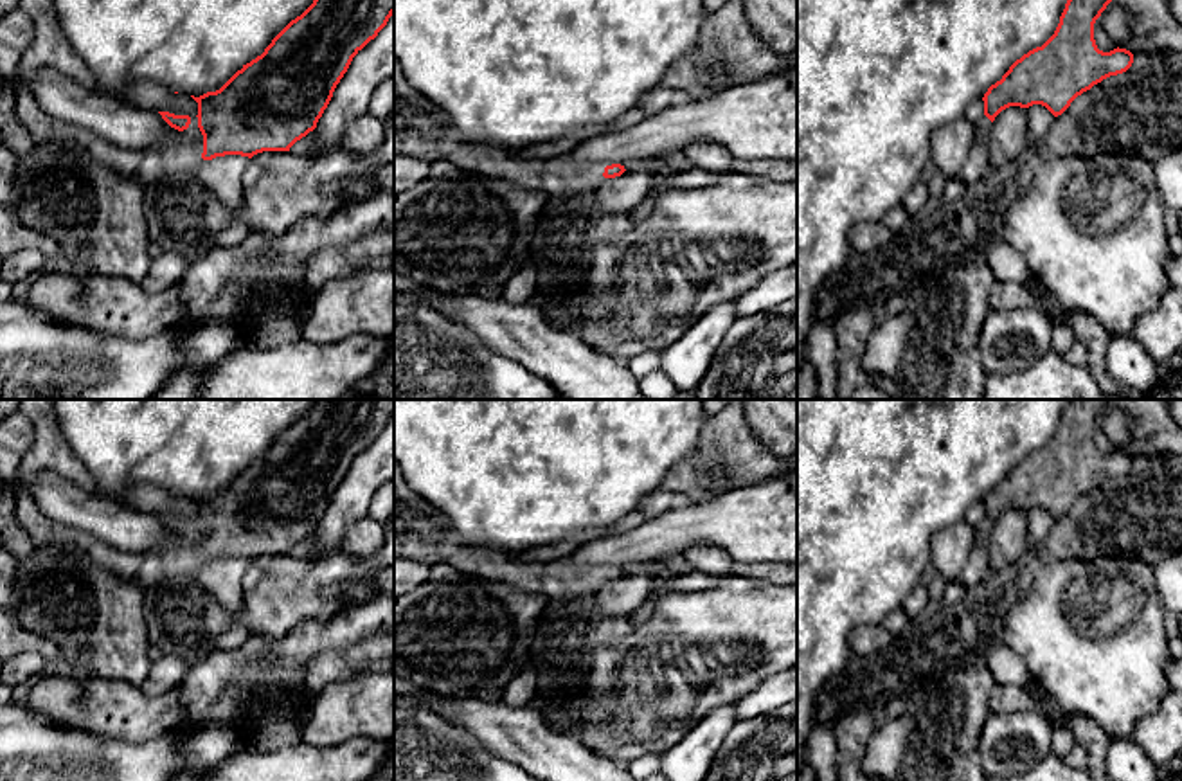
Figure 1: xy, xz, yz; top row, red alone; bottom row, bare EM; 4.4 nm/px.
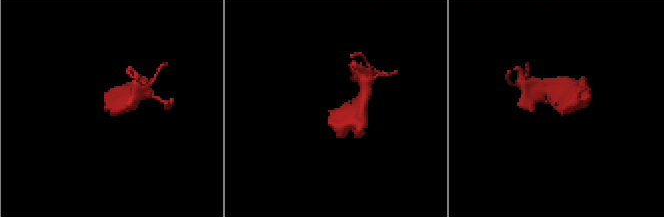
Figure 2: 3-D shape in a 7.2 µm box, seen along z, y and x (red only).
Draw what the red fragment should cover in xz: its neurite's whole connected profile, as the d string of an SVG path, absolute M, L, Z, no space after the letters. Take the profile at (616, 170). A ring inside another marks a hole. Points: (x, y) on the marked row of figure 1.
M394 56L394 157L421 158L428 164L450 160L462 173L502 178L527 189L615 178L626 171L621 164L574 164L563 162L561 157L520 158L516 151L464 137L443 108L407 83Z

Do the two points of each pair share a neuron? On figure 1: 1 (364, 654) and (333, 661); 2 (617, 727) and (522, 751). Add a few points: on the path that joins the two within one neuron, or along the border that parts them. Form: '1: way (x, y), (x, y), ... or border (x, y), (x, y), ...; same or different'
1: way (357, 661), (340, 661); same
2: border (540, 711), (551, 727), (610, 758); different

